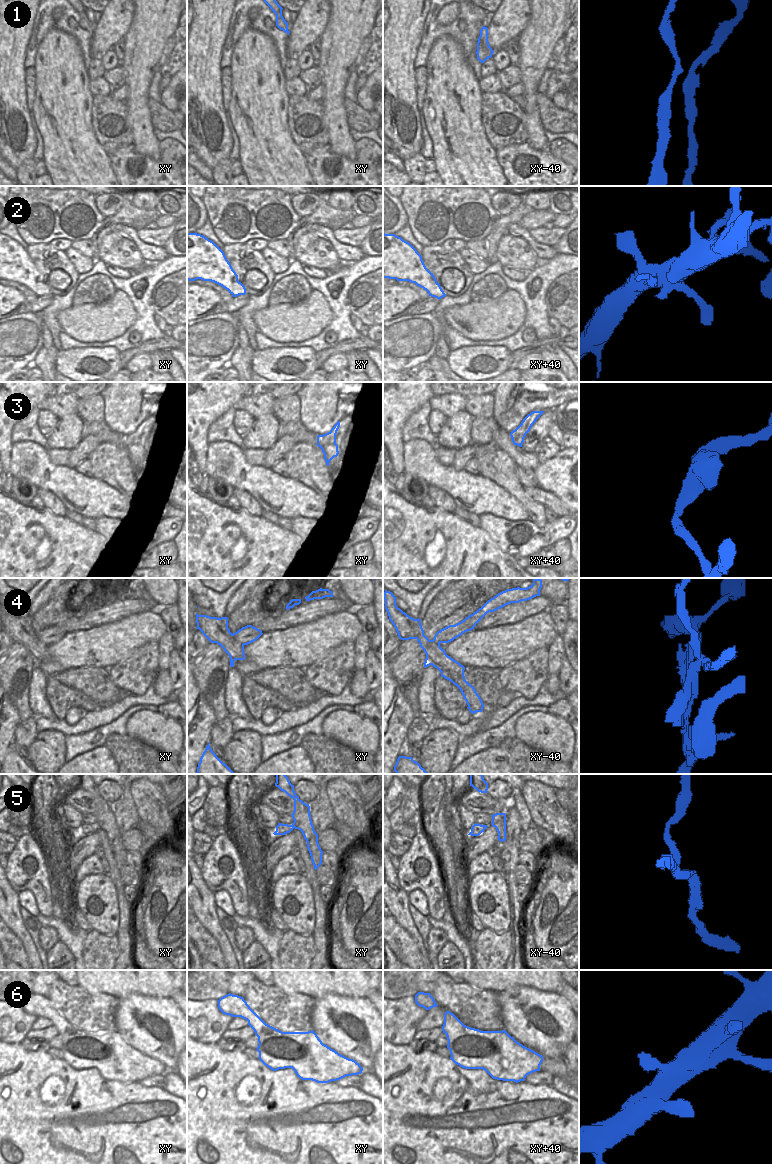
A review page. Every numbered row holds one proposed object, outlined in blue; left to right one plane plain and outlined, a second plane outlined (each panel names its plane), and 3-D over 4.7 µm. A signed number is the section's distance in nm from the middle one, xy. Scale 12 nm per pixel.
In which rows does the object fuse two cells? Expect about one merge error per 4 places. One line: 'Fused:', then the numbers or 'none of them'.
Fused: 4, 5

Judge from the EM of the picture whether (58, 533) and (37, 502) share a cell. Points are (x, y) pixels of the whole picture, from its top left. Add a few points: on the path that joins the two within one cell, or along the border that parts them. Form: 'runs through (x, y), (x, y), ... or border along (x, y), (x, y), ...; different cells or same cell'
border along (30, 502), (35, 507), (44, 508); different cells

